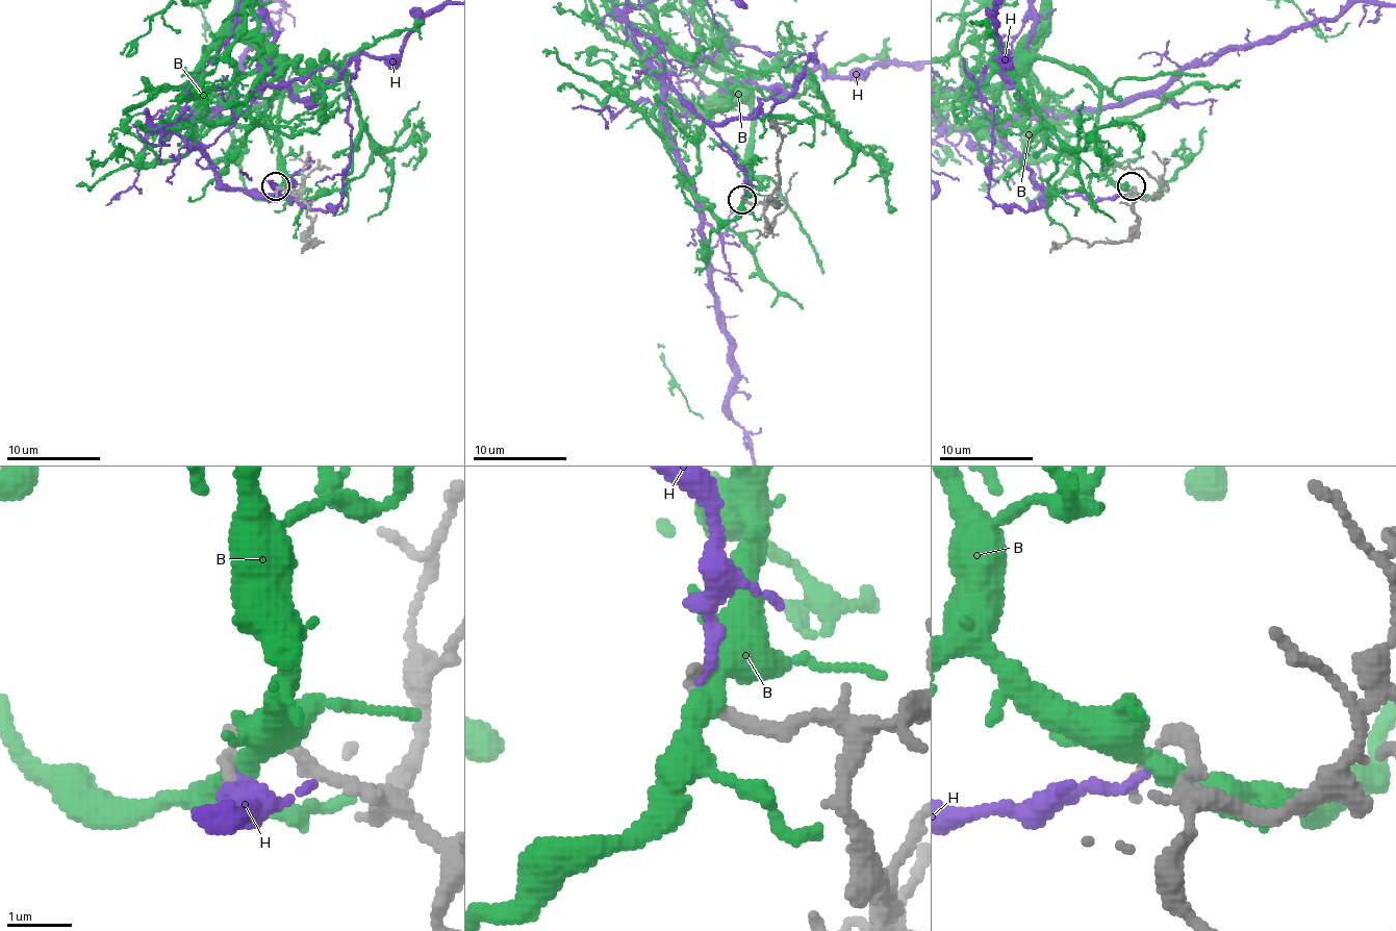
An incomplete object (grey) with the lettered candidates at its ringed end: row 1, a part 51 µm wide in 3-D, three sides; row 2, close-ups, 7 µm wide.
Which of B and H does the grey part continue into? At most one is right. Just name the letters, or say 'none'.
none

